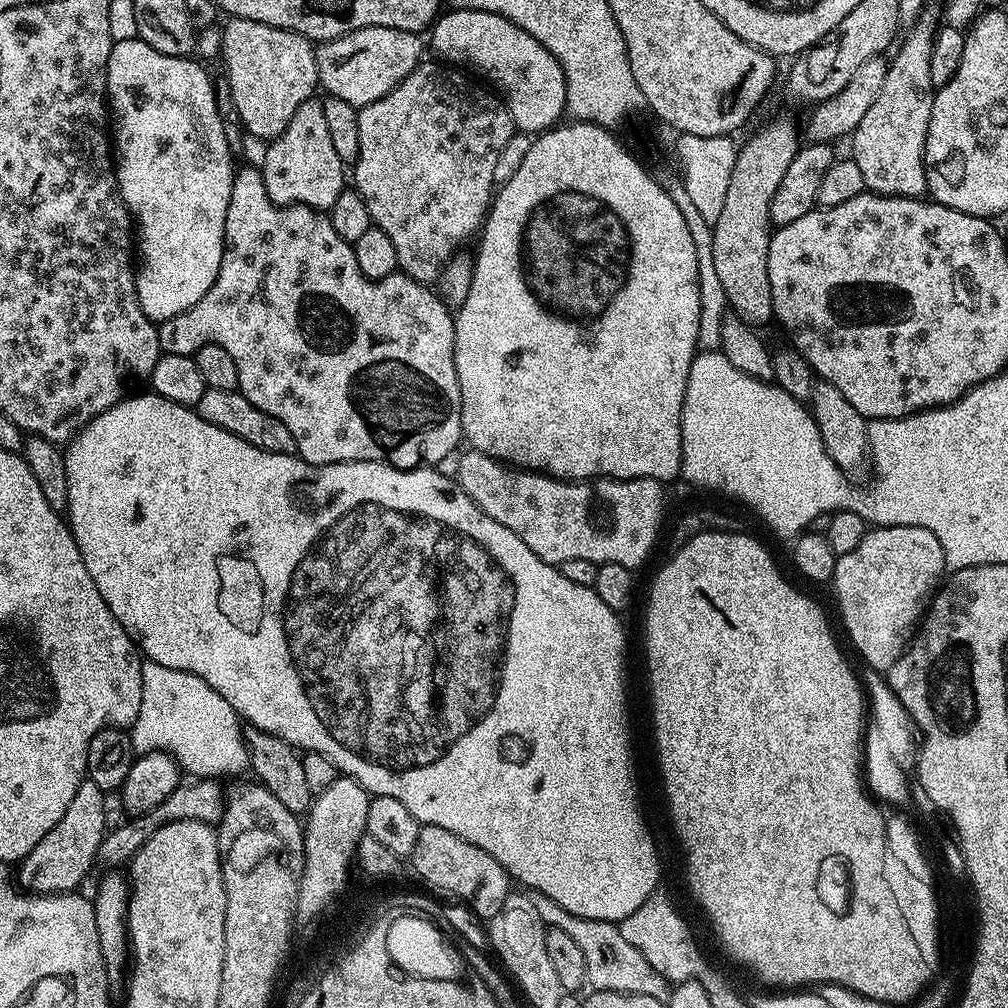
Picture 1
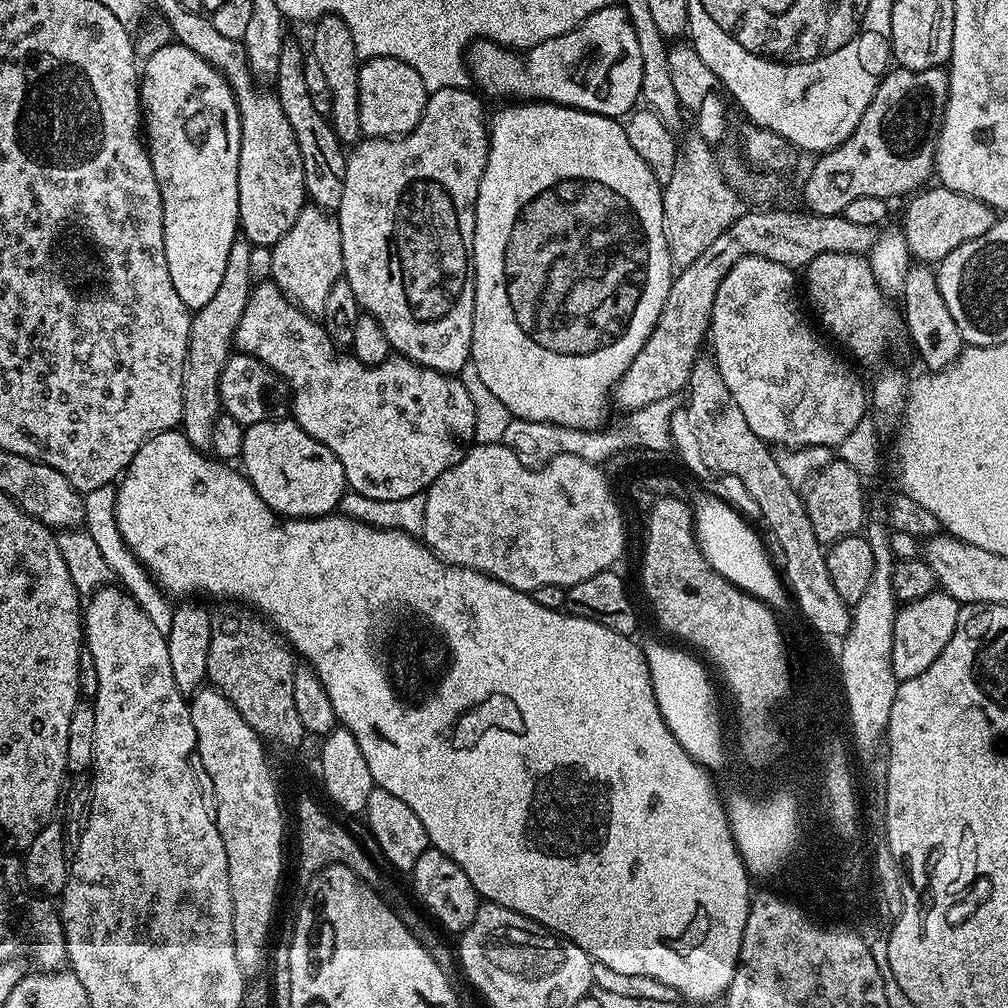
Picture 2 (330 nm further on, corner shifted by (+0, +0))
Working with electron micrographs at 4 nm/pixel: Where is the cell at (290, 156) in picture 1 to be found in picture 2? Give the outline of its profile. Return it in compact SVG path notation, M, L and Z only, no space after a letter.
M305 206L298 214L298 222L294 222L284 237L272 245L270 255L268 268L272 271L271 283L277 284L303 312L320 314L330 290L344 275L339 219L331 211Z

